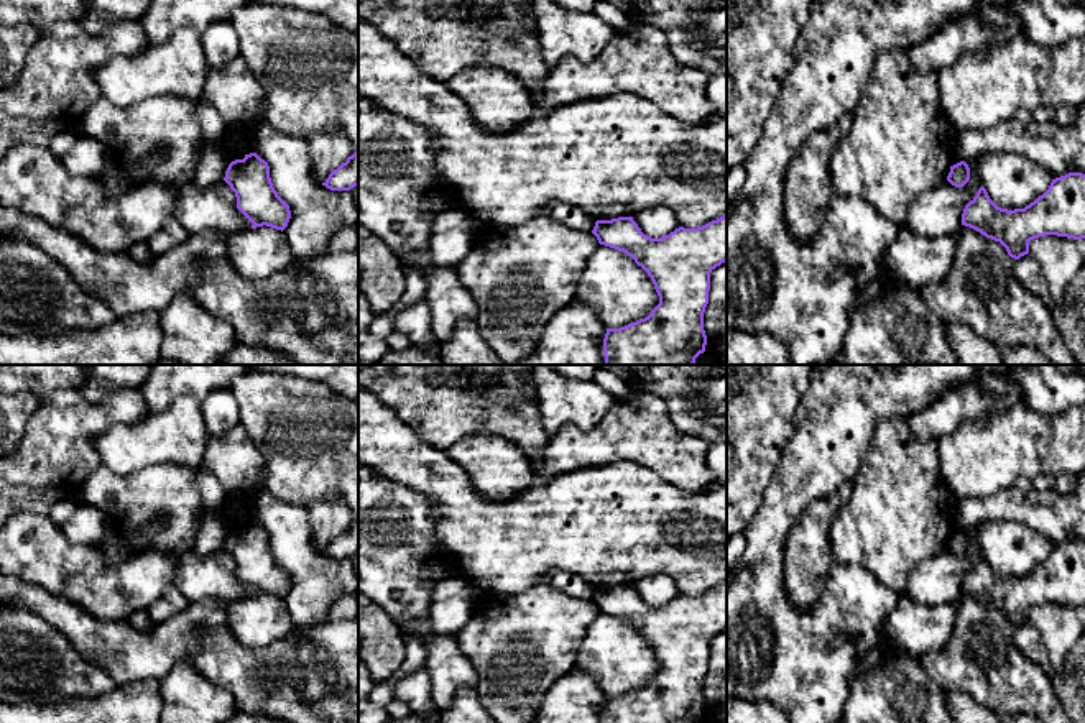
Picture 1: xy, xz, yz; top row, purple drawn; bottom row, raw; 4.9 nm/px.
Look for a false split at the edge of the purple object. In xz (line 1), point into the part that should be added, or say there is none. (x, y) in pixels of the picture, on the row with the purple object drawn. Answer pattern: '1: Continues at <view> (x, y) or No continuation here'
1: No continuation here

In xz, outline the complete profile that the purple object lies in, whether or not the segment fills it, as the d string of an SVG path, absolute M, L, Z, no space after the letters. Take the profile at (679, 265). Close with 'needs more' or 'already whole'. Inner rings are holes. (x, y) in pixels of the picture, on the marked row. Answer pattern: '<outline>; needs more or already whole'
M727 215L697 228L679 227L651 238L633 217L597 220L592 233L600 245L626 253L651 278L659 304L644 319L620 329L607 329L605 365L694 365L705 352L704 312L709 304L710 273L727 261Z; already whole

